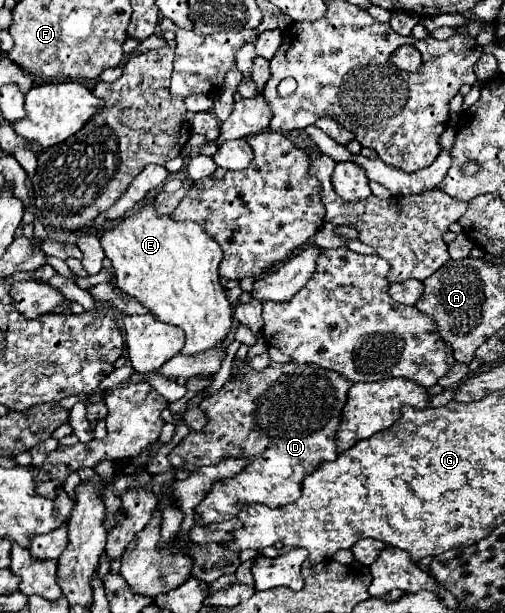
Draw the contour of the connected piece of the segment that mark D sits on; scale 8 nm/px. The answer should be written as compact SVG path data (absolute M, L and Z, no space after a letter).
M237 362L233 366L231 378L213 394L207 394L199 408L207 414L207 424L203 430L189 430L189 434L171 450L169 460L175 468L197 472L203 466L219 464L225 458L241 458L247 466L233 478L217 480L207 492L203 502L197 504L197 512L203 518L203 524L223 522L231 516L237 516L241 504L265 504L269 508L279 508L295 502L301 496L303 478L313 472L321 462L335 460L335 434L341 422L341 412L347 402L347 392L353 382L345 380L341 374L309 364L277 364L269 362L267 368L255 370L249 362Z

